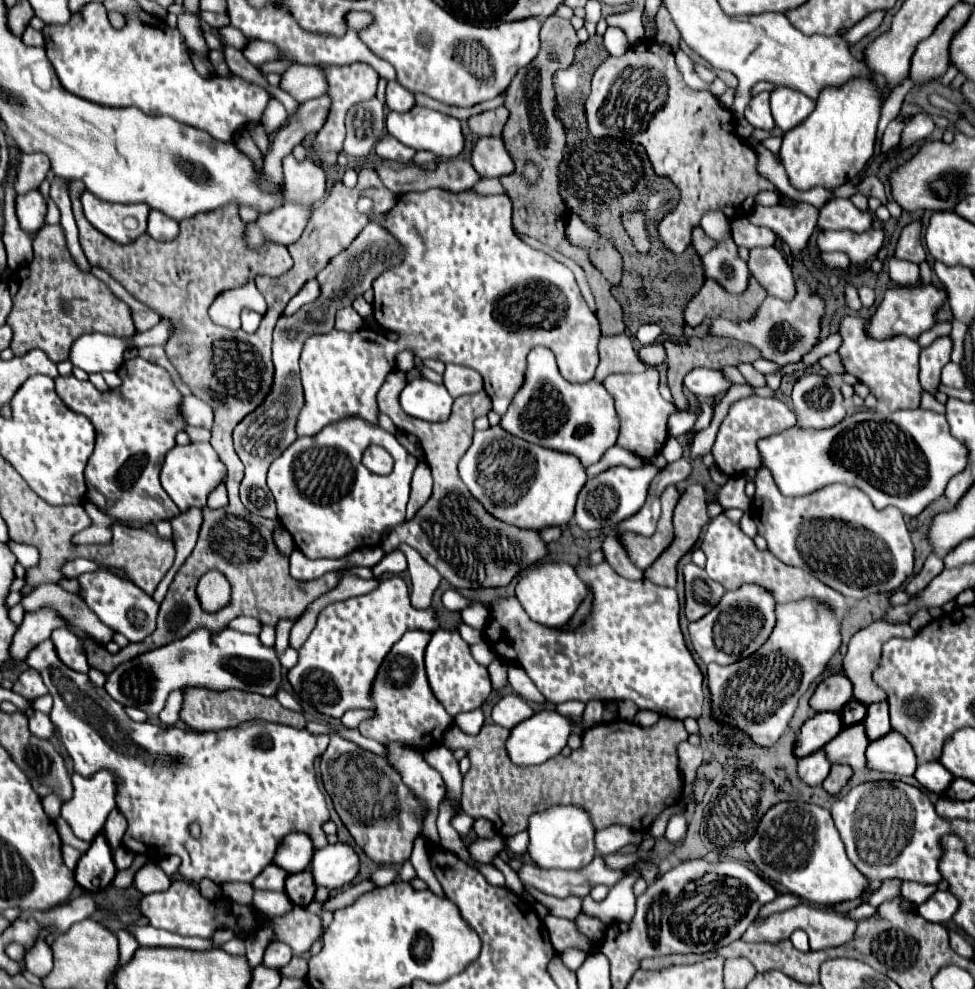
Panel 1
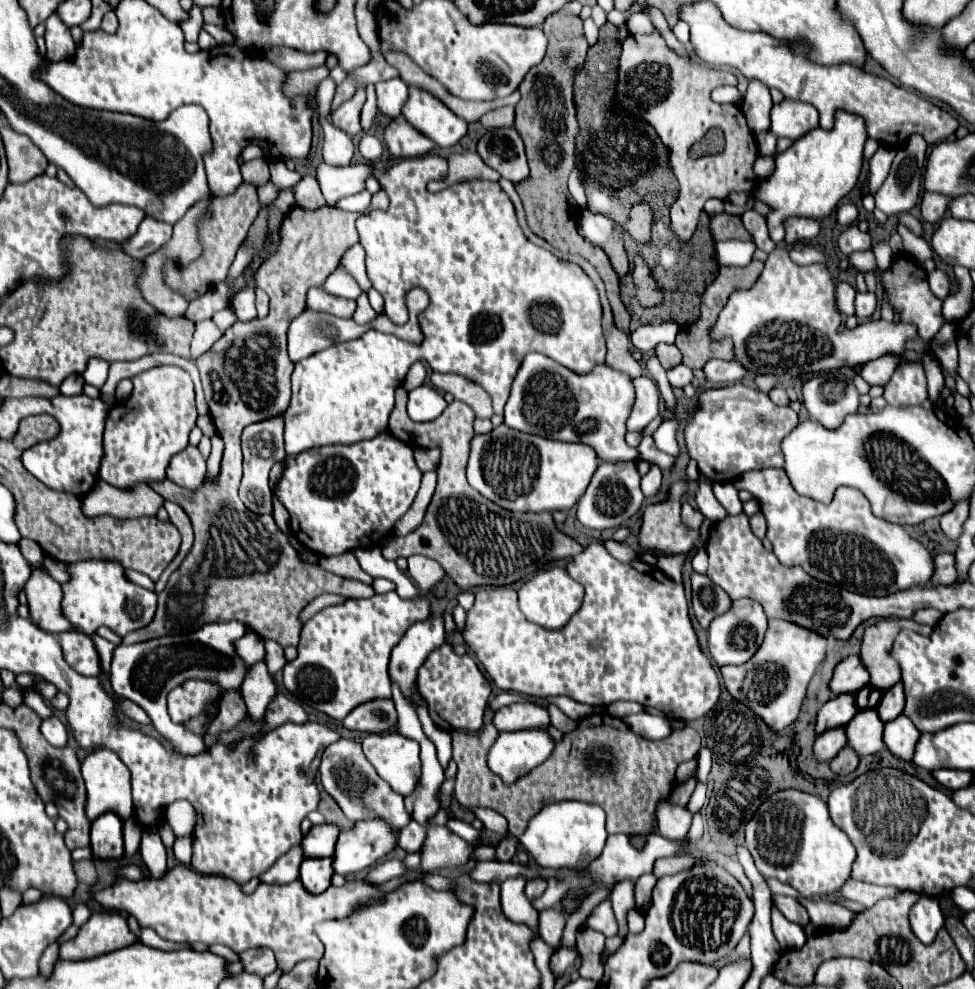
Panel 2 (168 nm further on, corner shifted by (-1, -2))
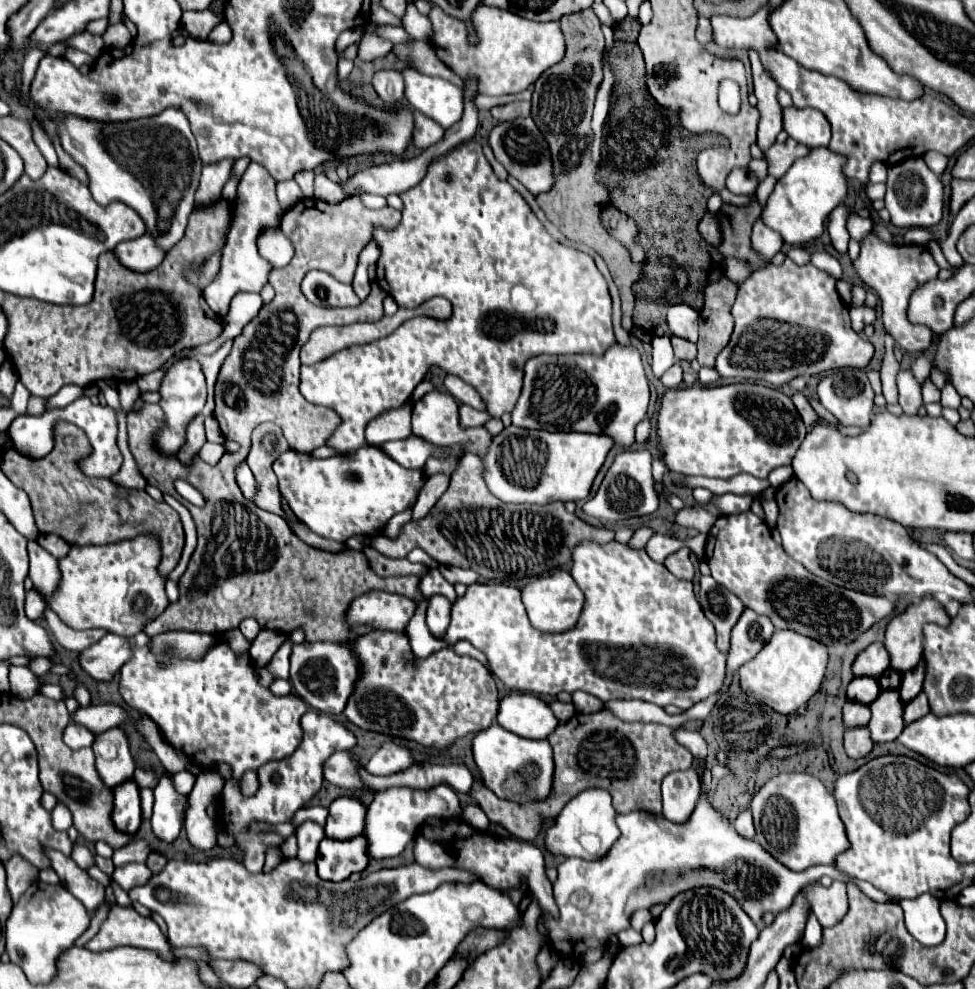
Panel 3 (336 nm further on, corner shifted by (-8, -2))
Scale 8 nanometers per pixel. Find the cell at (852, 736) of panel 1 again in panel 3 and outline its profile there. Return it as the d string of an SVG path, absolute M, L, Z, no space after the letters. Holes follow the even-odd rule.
M883 690L879 698L871 704L871 720L867 728L871 730L873 742L891 742L903 730L903 708L905 702L901 700L899 690Z

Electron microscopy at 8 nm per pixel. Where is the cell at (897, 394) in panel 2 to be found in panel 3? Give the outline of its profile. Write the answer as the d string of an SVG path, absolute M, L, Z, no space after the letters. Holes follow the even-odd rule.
M909 370L899 372L899 404L905 414L917 414L919 406L923 404L921 386Z

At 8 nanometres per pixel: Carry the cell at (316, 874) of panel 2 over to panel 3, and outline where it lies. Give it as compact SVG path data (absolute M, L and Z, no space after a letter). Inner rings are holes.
M355 836L351 840L323 838L317 852L317 868L323 880L345 880L353 872L361 872L369 866L371 858L367 854L367 840Z

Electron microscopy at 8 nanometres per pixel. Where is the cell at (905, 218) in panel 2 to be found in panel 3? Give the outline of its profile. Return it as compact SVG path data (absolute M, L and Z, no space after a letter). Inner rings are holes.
M930 241L926 246L931 250L934 260L936 260L941 269L948 269L951 272L954 272L957 269L948 264L937 242Z

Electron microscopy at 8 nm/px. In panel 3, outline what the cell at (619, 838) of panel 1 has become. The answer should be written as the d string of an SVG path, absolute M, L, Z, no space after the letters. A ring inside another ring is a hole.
M701 794L697 808L685 824L669 822L663 814L651 812L629 812L617 816L617 826L621 836L611 846L611 850L593 862L581 858L567 858L559 864L557 880L553 884L555 902L559 916L551 916L541 910L539 920L547 928L547 938L553 950L561 958L583 958L591 948L603 948L609 936L619 934L619 930L629 928L629 918L635 910L651 908L657 904L671 902L673 896L691 888L721 888L735 896L749 918L763 928L763 914L785 910L791 906L793 898L811 882L821 876L837 874L837 880L853 882L860 890L878 903L886 903L891 896L876 889L869 882L843 878L833 866L811 866L803 872L793 872L773 858L757 840L747 840L737 834L727 816L711 806L705 794ZM747 876L747 878L745 878ZM739 878L745 878L745 886ZM755 886L755 888L753 888Z

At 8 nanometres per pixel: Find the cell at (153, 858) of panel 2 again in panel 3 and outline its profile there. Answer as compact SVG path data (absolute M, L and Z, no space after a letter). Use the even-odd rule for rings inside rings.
M163 772L155 786L155 806L151 818L153 832L169 842L179 836L189 808L189 798L175 790L171 776L171 772Z

